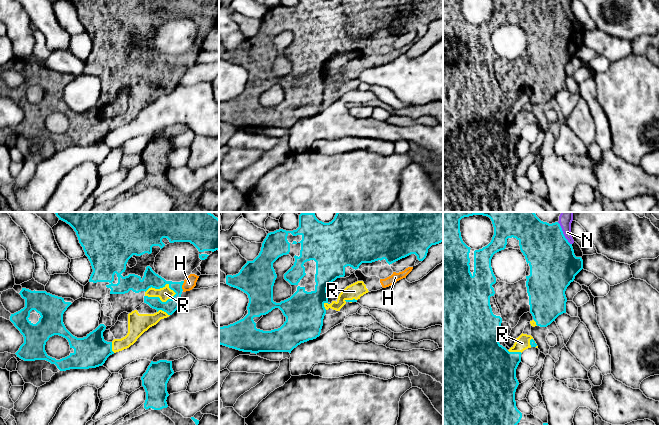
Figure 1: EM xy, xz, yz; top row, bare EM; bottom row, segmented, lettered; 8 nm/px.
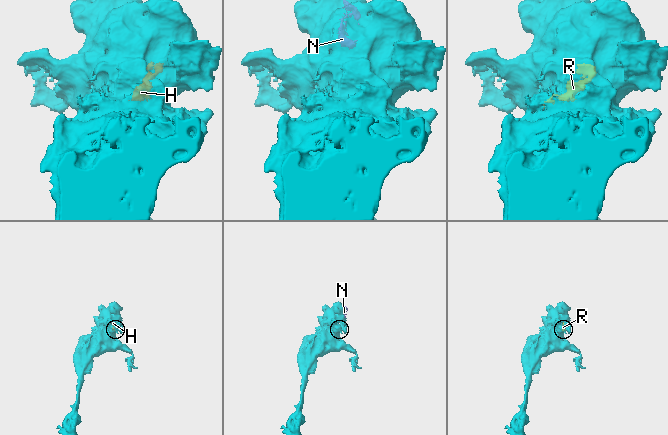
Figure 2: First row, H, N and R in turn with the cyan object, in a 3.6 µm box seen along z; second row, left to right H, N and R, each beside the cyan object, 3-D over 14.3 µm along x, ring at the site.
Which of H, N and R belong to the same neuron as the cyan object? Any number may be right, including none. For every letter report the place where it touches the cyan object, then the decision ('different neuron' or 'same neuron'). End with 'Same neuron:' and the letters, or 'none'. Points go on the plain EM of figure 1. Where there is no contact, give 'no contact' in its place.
H: xy (181, 62) | same neuron
N: yz (563, 10) | same neuron
R: xy (159, 75) | same neuron
Same neuron: H, N, R

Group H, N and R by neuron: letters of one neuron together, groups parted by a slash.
H N R

